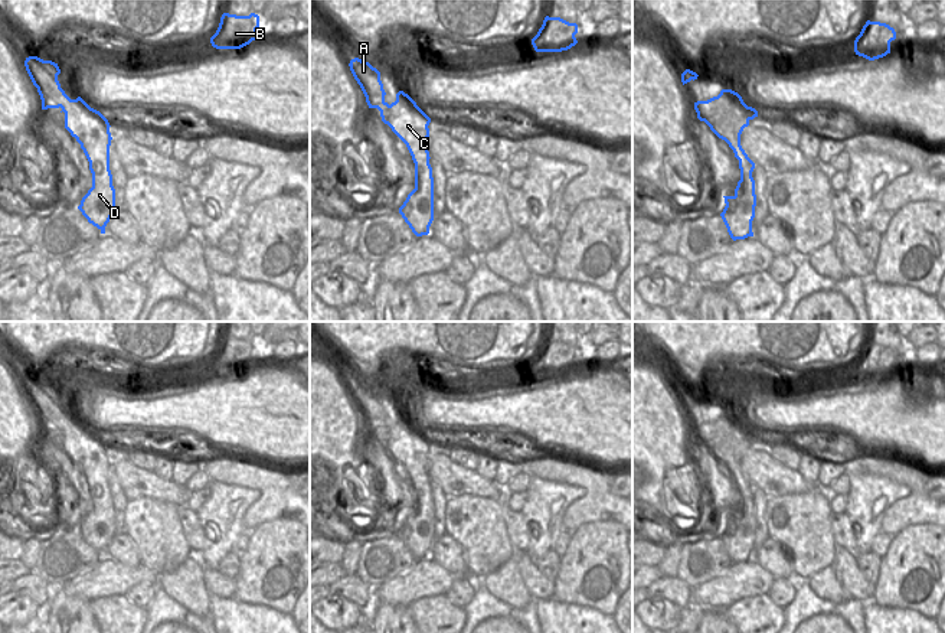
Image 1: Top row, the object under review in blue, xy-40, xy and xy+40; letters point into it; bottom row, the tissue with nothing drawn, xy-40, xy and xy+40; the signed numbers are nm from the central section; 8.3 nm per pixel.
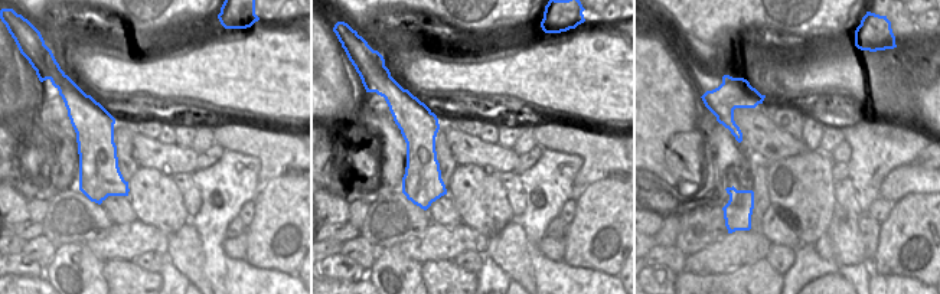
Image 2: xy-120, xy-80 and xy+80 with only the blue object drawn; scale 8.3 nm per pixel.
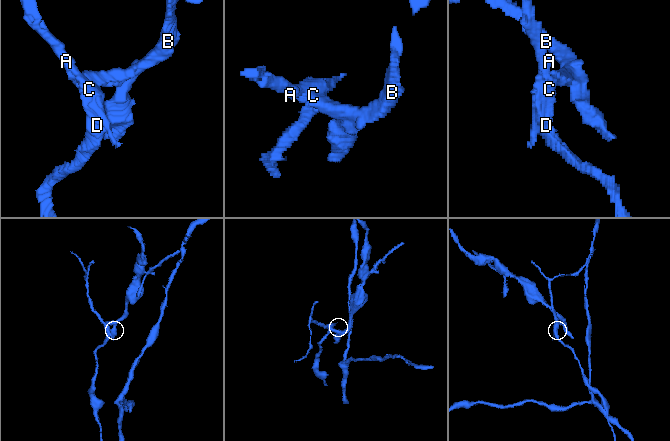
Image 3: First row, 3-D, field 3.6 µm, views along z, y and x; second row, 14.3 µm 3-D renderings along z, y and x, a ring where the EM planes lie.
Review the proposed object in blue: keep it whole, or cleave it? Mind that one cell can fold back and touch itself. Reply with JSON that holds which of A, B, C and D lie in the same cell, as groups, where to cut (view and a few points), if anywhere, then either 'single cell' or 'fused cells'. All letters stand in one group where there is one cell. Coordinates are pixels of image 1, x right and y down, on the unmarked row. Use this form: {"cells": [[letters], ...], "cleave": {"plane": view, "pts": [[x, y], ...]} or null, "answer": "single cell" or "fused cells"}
{"cells": [["A", "C", "D"], ["B"]], "cleave": {"plane": "xy+40", "pts": [[748, 441], [739, 436], [726, 436], [709, 449]]}, "answer": "fused cells"}

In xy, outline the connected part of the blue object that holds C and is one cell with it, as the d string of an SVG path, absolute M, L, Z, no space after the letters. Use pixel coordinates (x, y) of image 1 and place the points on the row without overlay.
M398 422L390 431L388 448L406 467L415 486L415 512L399 536L416 559L428 558L434 544L434 500L428 474L431 441L421 431L411 434Z

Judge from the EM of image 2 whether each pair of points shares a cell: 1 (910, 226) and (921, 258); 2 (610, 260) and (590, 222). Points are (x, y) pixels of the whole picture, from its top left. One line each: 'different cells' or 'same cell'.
1: same cell
2: same cell

